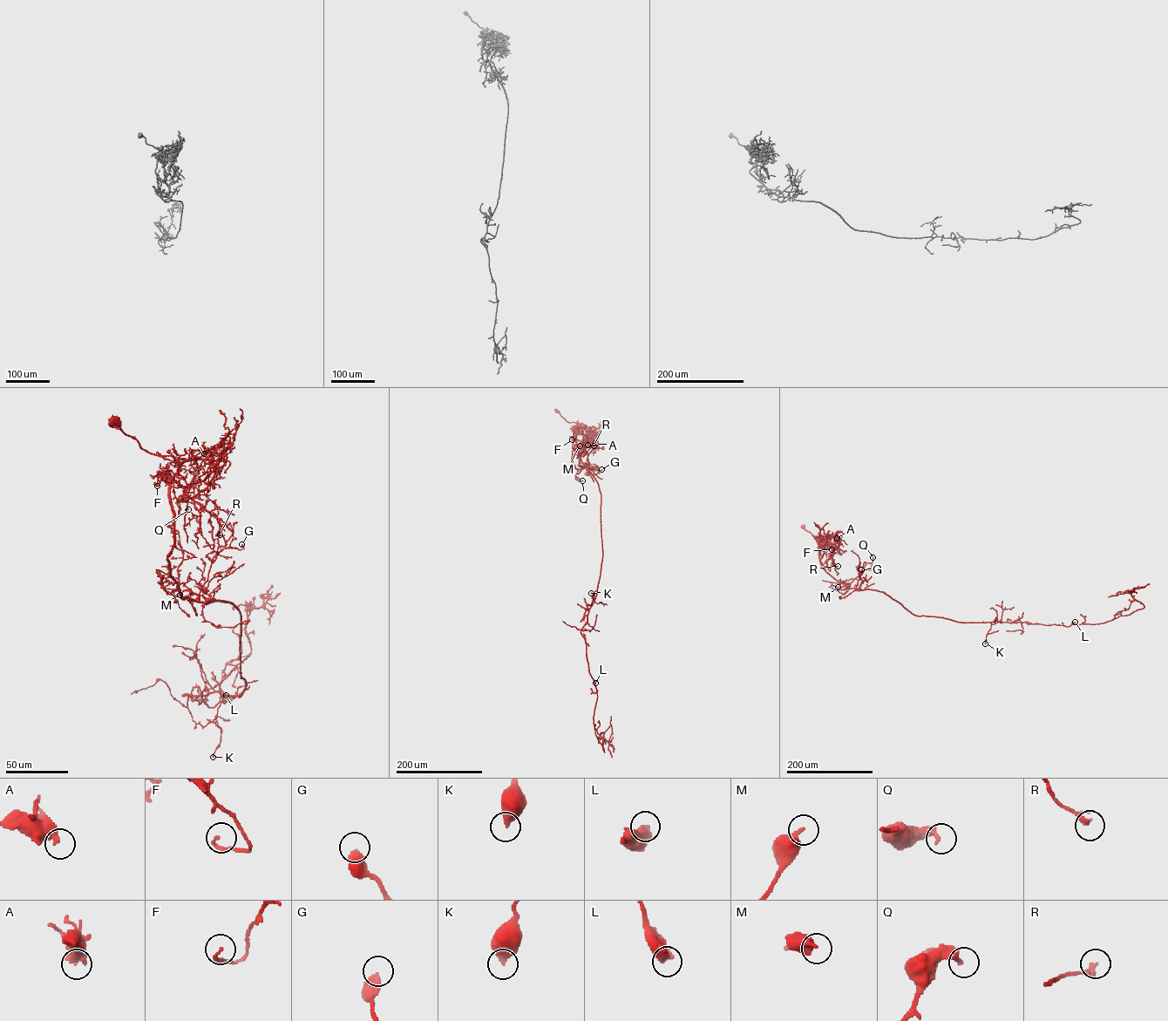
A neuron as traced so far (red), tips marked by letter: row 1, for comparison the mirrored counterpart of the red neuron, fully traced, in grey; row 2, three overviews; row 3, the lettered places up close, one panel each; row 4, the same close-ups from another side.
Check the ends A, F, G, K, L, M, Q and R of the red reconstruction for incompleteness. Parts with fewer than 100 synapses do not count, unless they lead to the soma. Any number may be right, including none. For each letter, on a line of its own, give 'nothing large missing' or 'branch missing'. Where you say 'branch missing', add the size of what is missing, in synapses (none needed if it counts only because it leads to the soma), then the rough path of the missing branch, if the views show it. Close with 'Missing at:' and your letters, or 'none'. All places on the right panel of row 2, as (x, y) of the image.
A: nothing large missing
F: nothing large missing
G: nothing large missing
K: nothing large missing
L: nothing large missing
M: nothing large missing
Q: nothing large missing
R: nothing large missing
Missing at: none

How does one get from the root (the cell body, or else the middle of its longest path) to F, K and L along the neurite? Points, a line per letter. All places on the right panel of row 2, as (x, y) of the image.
F: (803, 526), (823, 546), (829, 545), (831, 549)
K: (803, 526), (822, 546), (818, 554), (822, 568), (846, 587), (883, 592), (916, 616), (990, 622), (985, 643)
L: (803, 526), (822, 545), (820, 564), (829, 575), (849, 588), (885, 592), (916, 615), (965, 622), (1075, 622)

